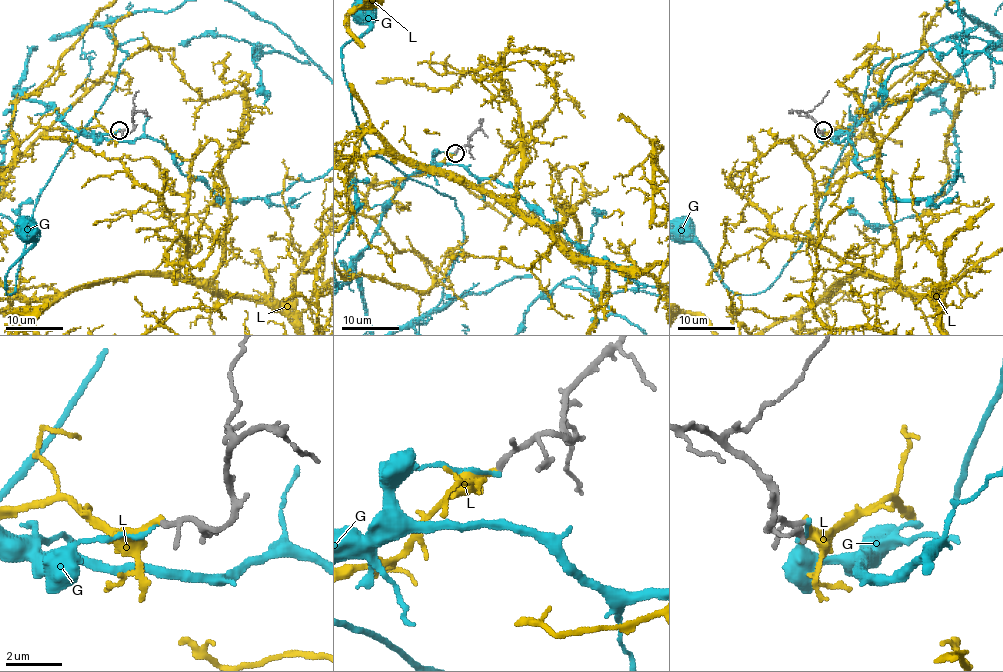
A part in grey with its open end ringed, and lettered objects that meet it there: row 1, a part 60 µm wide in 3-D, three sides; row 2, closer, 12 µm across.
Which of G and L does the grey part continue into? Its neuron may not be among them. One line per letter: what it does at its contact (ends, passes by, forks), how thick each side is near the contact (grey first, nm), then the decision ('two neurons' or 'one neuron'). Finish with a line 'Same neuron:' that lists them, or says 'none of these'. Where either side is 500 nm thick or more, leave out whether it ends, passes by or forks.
G: it ends; calibres 140 and 150 nm; two neurons
L: it ends; calibres 140 and 190 nm; one neuron
Same neuron: L

